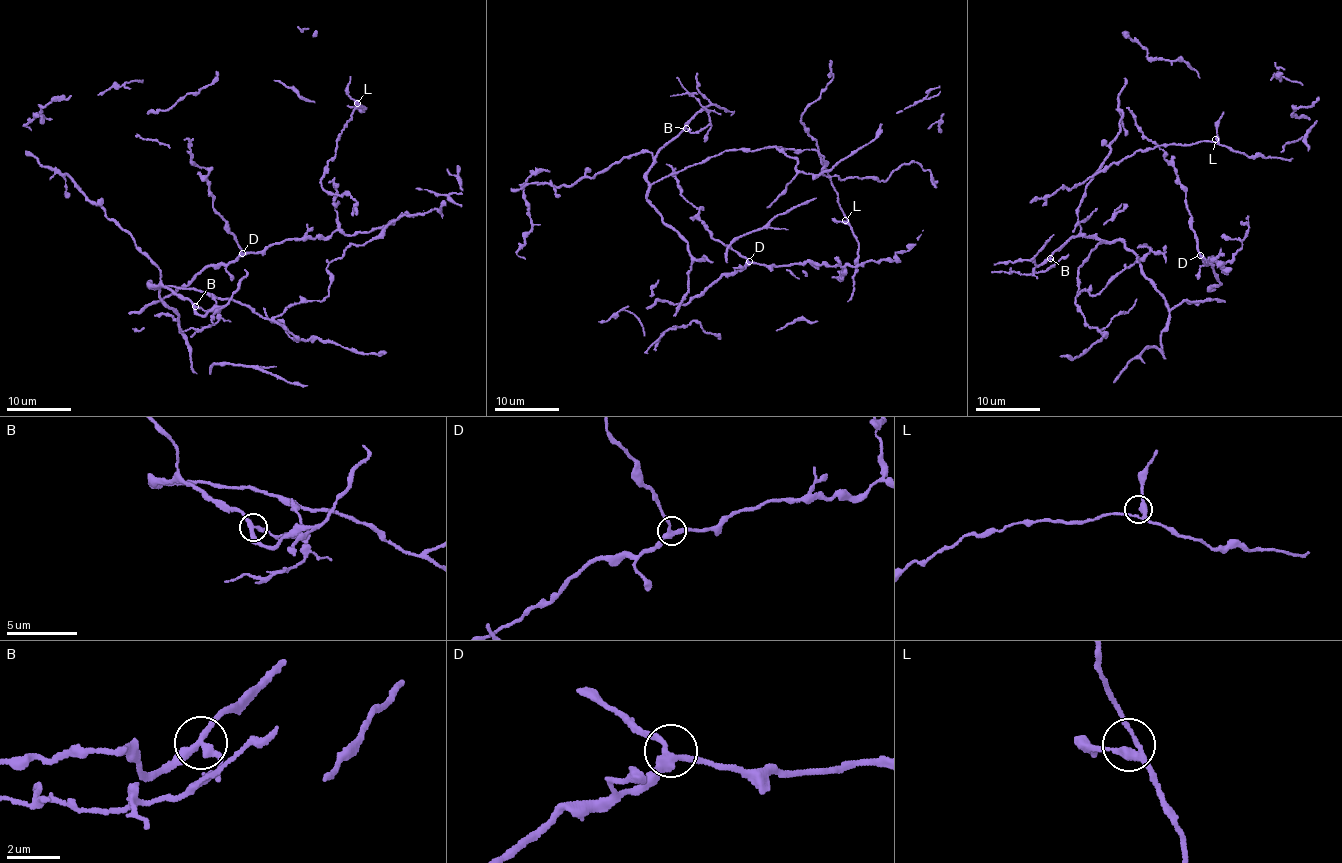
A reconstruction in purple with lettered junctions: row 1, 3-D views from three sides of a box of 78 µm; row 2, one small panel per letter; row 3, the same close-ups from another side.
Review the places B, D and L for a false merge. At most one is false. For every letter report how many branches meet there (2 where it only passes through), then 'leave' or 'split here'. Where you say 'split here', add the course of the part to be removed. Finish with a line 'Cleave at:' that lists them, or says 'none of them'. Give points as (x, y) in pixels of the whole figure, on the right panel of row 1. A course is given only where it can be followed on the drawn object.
B: 3 | split here | (1050, 258), (1053, 266), (1045, 272), (992, 272)
D: 3 | leave
L: 3 | leave
Cleave at: B

